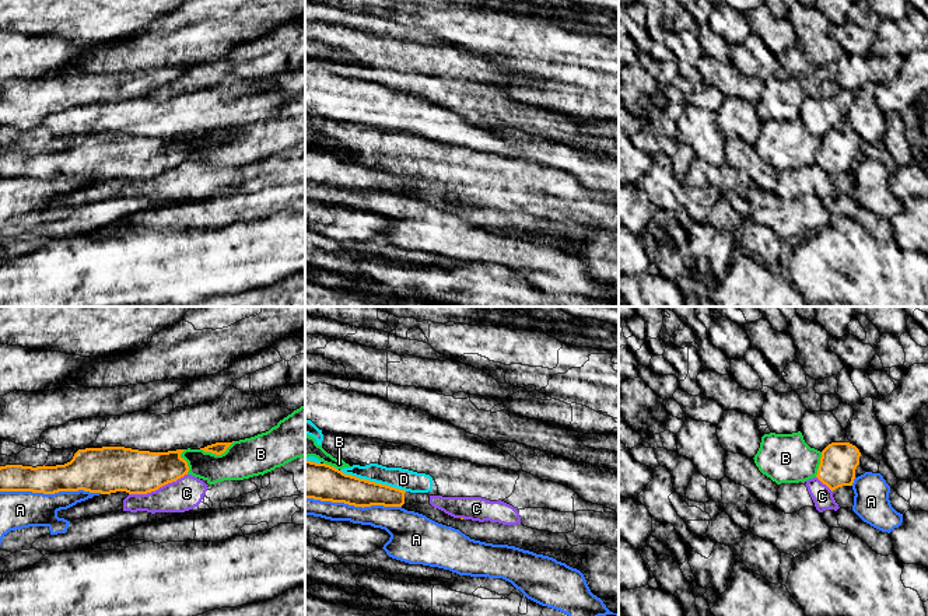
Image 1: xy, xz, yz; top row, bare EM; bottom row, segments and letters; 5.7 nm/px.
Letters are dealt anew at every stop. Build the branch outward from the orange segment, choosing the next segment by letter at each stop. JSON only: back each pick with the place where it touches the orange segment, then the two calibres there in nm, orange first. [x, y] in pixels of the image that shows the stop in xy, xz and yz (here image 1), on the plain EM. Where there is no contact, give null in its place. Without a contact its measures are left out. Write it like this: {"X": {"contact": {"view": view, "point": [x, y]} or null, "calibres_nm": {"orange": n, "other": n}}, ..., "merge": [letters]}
{"merge": []}

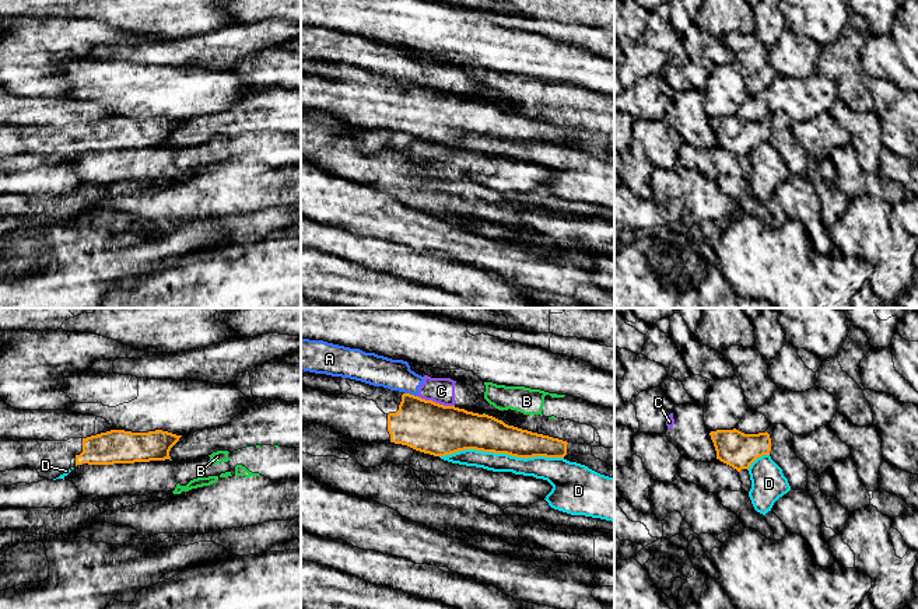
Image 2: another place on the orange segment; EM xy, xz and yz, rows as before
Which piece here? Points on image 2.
{"merge": []}

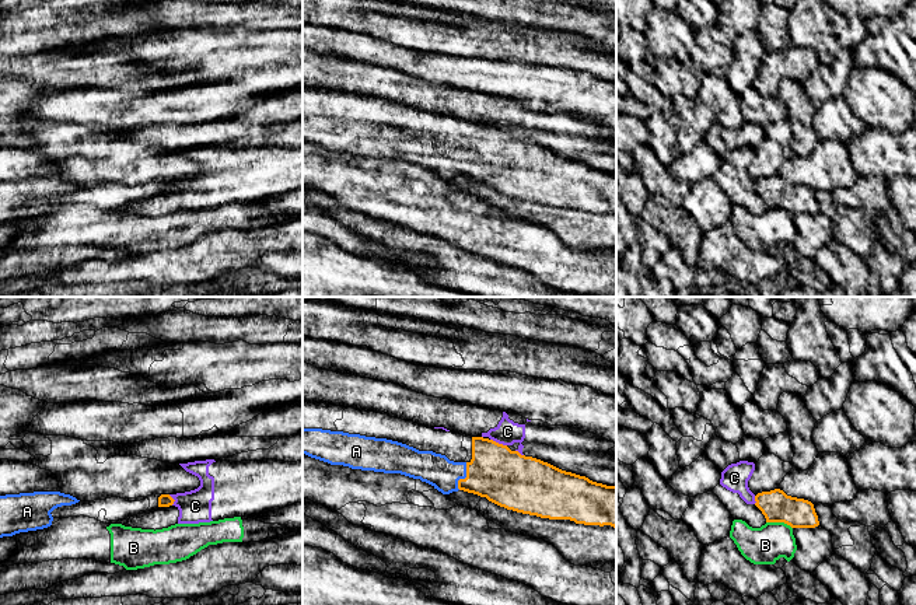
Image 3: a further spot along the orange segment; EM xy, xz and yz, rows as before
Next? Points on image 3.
{"A": {"contact": {"view": "xz", "point": [465, 164]}, "calibres_nm": {"orange": 320, "other": 190}}, "merge": ["A"]}

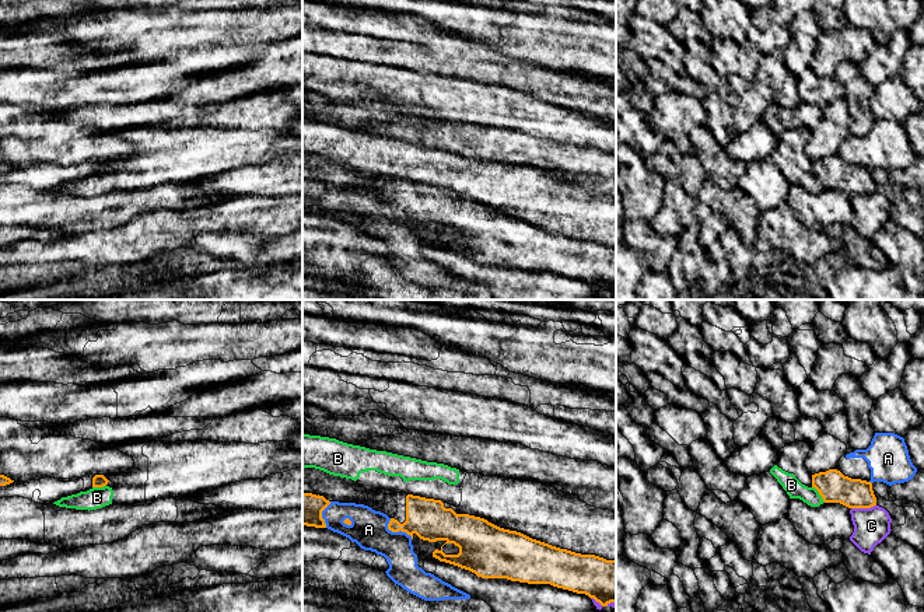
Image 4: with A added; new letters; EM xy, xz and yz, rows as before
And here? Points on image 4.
{"merge": []}

